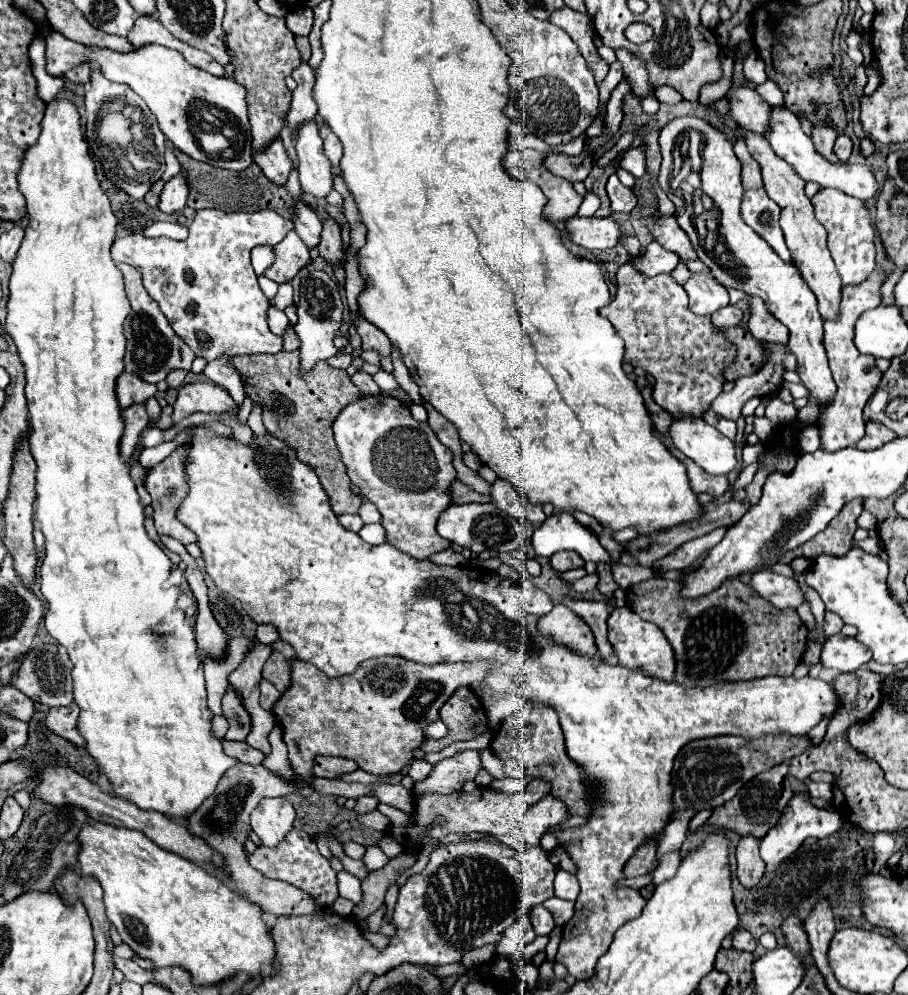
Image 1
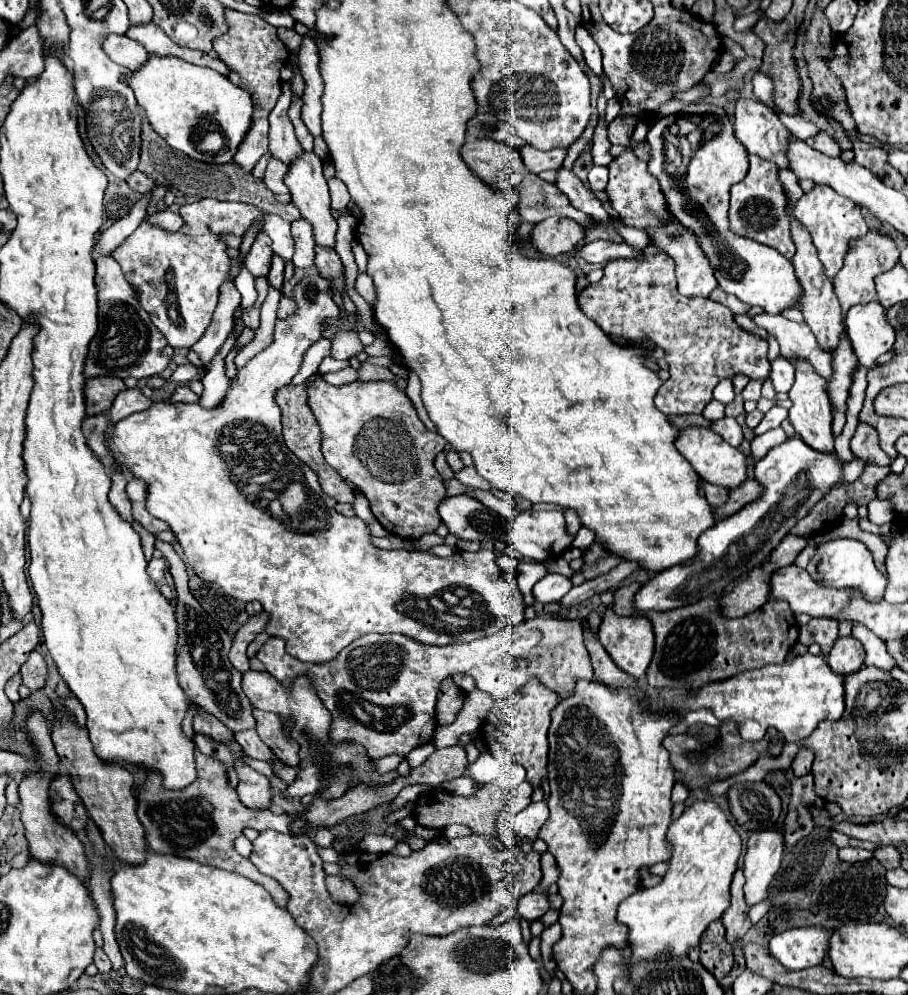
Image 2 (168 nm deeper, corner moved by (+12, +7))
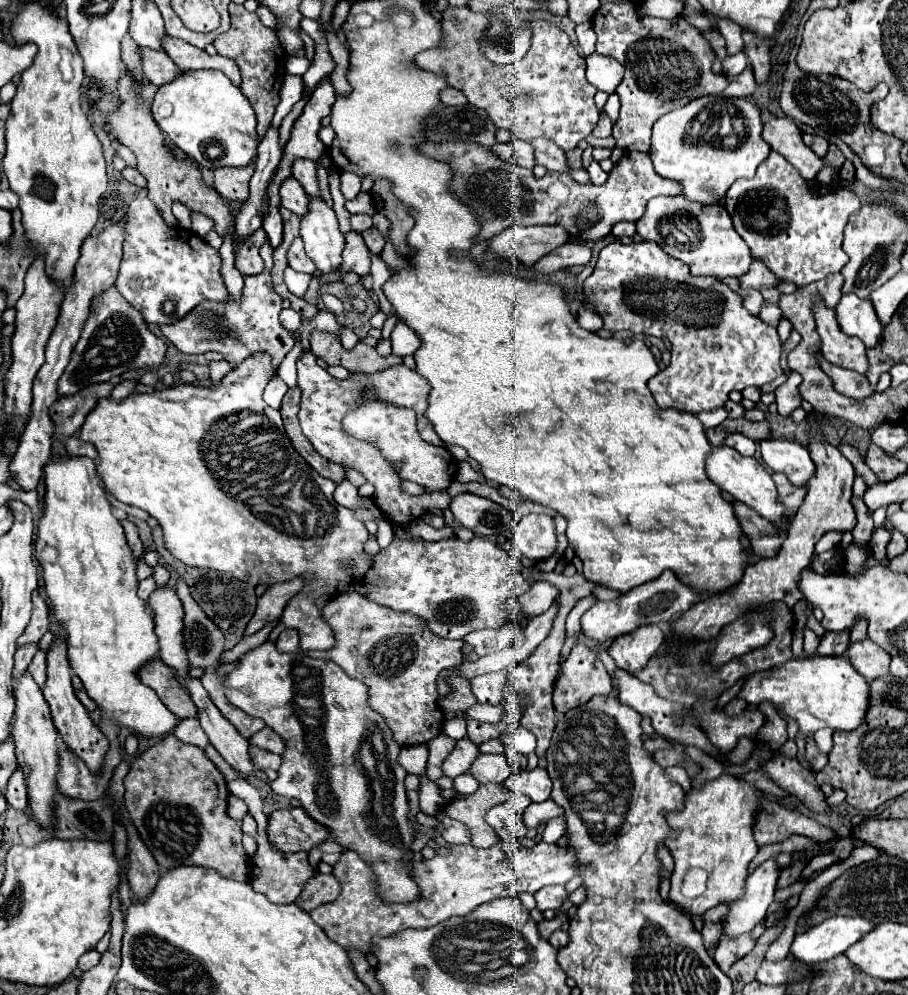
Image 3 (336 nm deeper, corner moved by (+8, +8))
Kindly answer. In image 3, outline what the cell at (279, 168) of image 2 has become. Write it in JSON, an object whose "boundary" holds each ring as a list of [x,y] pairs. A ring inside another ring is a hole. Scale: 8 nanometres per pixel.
{"boundary":[[[294,176],[286,178],[280,184],[280,204],[284,208],[288,208],[290,212],[304,216],[308,210],[308,196],[304,192],[304,188],[298,184],[298,180],[294,180]]]}

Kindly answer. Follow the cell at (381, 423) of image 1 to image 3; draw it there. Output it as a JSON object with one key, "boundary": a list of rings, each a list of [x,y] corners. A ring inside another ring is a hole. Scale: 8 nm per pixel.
{"boundary":[[[304,352],[304,356],[298,358],[298,386],[302,390],[302,404],[300,404],[298,418],[300,418],[304,436],[312,442],[314,450],[318,450],[320,456],[324,456],[330,462],[338,462],[340,466],[354,468],[376,488],[372,500],[382,510],[388,522],[398,526],[408,526],[434,508],[440,508],[440,510],[448,508],[450,504],[448,492],[430,492],[422,496],[404,494],[402,478],[398,476],[398,472],[394,472],[394,464],[390,464],[390,460],[386,460],[382,452],[374,448],[374,444],[366,444],[366,440],[354,440],[352,436],[346,436],[346,432],[342,432],[342,416],[346,416],[346,412],[360,408],[366,400],[380,400],[380,402],[394,404],[398,408],[414,410],[418,416],[417,426],[422,438],[434,446],[444,446],[444,442],[438,438],[430,420],[424,418],[428,382],[422,380],[418,372],[400,364],[400,366],[382,370],[378,374],[352,374],[346,380],[338,380],[330,376],[328,370],[320,368],[316,364],[316,358],[310,352]]]}

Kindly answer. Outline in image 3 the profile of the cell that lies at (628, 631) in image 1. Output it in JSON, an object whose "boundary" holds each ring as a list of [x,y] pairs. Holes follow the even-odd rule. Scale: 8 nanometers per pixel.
{"boundary":[[[648,624],[628,632],[626,636],[618,636],[618,640],[610,646],[610,656],[616,666],[634,674],[646,666],[646,662],[658,652],[664,642],[664,632],[658,624]]]}

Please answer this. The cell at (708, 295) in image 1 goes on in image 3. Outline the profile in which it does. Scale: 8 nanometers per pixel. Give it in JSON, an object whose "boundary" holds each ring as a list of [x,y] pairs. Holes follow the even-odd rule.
{"boundary":[[[658,196],[646,206],[644,216],[636,222],[636,232],[642,240],[654,240],[672,258],[682,260],[690,266],[692,276],[714,276],[718,280],[728,276],[742,276],[748,272],[752,262],[750,248],[738,236],[732,220],[722,202],[718,204],[698,204],[682,196]],[[682,212],[688,212],[684,218]]]}

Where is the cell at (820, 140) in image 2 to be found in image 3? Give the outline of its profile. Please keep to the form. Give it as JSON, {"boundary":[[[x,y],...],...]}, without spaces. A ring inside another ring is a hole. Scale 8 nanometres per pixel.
{"boundary":[[[806,134],[806,144],[808,144],[820,158],[824,158],[824,156],[828,154],[828,148],[830,148],[830,144],[828,144],[828,140],[826,140],[824,136],[810,136],[810,134]]]}

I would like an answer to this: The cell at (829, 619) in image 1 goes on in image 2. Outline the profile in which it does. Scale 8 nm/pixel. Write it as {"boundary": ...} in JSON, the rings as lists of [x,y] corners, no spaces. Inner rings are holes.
{"boundary":[[[812,619],[806,627],[806,633],[810,633],[812,641],[820,645],[822,655],[828,655],[834,641],[838,639],[838,623],[836,621],[826,621],[826,619]]]}

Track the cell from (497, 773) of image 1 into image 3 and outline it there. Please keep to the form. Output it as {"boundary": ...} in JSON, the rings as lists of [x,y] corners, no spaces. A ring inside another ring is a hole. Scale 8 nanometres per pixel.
{"boundary":[[[480,754],[470,767],[470,774],[480,782],[502,784],[512,776],[512,768],[504,754]]]}

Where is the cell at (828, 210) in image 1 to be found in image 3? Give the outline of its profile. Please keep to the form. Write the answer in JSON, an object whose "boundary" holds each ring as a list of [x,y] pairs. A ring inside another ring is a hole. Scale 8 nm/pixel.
{"boundary":[[[770,152],[752,180],[736,180],[732,184],[724,206],[736,232],[750,246],[752,256],[762,258],[776,276],[800,288],[844,268],[848,256],[842,250],[842,230],[846,220],[858,212],[860,200],[850,188],[826,194],[810,192],[798,170],[778,152]]]}

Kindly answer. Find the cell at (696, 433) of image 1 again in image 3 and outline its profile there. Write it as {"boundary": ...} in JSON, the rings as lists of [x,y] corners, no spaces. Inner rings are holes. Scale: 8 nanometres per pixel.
{"boundary":[[[714,446],[712,452],[706,456],[706,474],[708,478],[724,492],[728,492],[732,498],[752,506],[762,518],[770,520],[772,524],[782,524],[782,518],[788,514],[784,506],[778,504],[776,500],[776,486],[772,482],[772,476],[764,470],[764,466],[756,458],[742,456],[734,452],[730,446]]]}

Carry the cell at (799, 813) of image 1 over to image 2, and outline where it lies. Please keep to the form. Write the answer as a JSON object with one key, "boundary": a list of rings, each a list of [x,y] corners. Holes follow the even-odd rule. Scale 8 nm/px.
{"boundary":[[[754,833],[748,841],[748,851],[744,857],[744,897],[752,907],[766,899],[770,883],[774,881],[784,853],[782,833]]]}

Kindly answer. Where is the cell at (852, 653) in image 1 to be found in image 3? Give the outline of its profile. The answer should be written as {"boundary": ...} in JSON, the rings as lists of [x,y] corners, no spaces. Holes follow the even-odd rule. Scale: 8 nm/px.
{"boundary":[[[870,638],[852,642],[846,650],[846,656],[848,656],[850,664],[854,666],[854,670],[858,674],[862,674],[864,678],[868,678],[870,682],[888,674],[890,654],[884,652],[882,648],[878,648],[878,644],[874,644]]]}

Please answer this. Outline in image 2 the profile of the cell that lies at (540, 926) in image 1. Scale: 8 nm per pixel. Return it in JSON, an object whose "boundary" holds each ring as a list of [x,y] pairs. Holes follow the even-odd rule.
{"boundary":[[[532,891],[532,893],[526,893],[526,895],[520,899],[518,915],[524,917],[524,919],[528,919],[528,921],[536,921],[536,919],[540,919],[548,909],[550,909],[548,895],[546,895],[546,893],[540,893],[540,891]]]}

